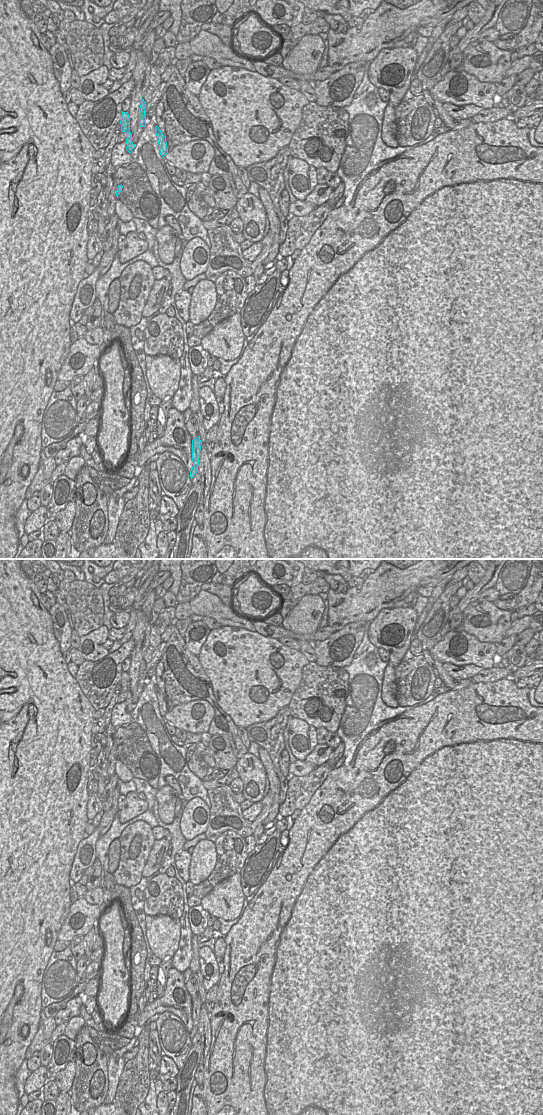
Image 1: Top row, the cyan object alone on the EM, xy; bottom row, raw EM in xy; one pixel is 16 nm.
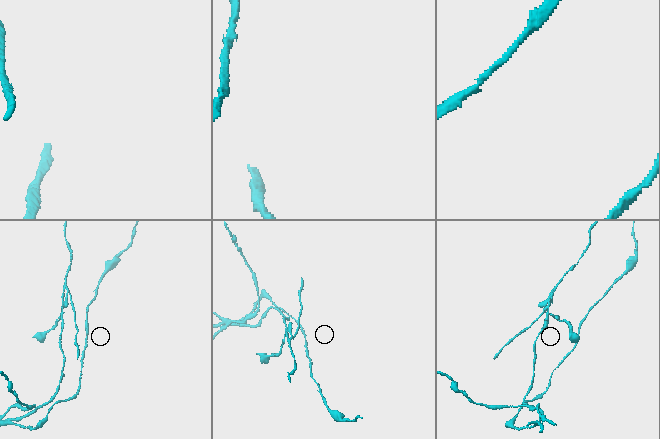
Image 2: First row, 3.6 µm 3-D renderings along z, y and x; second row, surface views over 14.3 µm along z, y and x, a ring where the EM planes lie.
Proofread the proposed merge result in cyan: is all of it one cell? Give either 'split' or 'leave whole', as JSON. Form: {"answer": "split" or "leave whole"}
{"answer": "split"}

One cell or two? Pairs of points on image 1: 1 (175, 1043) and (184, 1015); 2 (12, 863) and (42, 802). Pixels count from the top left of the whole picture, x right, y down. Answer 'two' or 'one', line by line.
1: two
2: one

